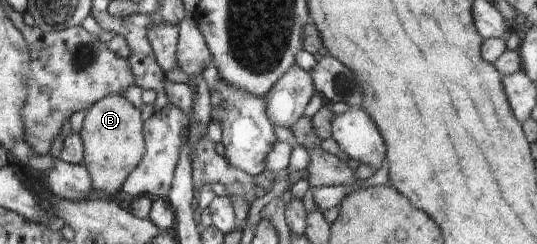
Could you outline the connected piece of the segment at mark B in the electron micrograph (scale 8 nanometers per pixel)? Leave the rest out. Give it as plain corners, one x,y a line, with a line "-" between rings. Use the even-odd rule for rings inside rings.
123,94
105,96
87,110
79,135
84,148
83,165
90,174
92,189
108,195
120,191
145,151
140,110

